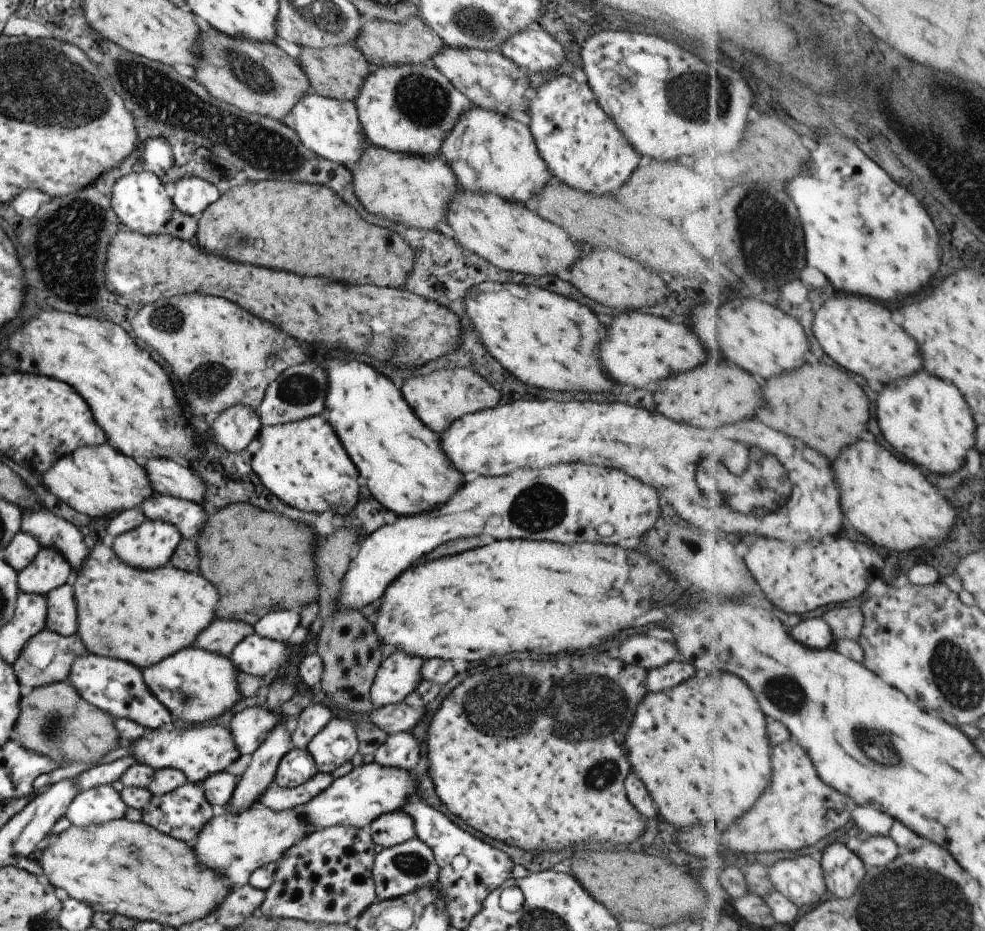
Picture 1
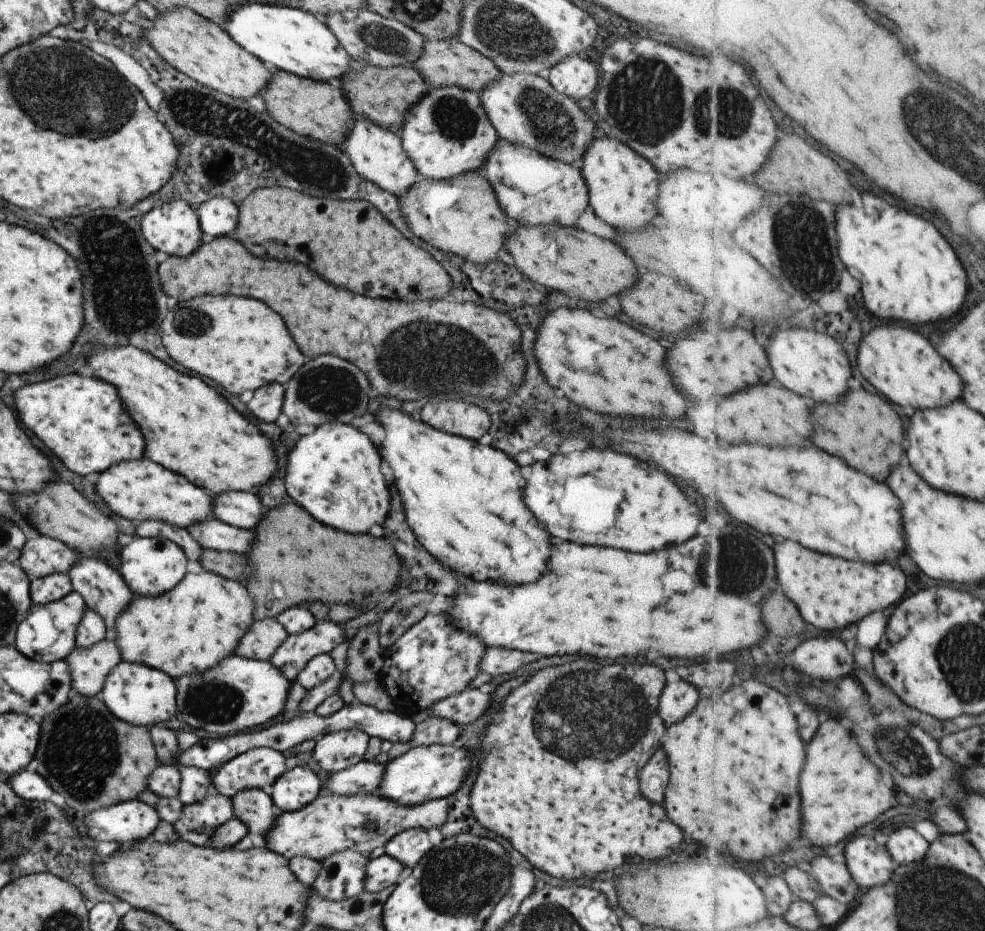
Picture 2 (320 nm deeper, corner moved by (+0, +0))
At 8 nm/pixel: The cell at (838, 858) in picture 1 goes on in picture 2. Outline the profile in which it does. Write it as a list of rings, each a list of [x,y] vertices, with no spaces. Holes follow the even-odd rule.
[[[865,835],[855,837],[846,844],[845,859],[853,878],[863,891],[887,884],[900,865],[886,844],[879,844],[875,838]]]

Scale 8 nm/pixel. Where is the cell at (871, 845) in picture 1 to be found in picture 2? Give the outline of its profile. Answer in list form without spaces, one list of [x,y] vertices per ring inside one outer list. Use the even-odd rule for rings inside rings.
[[[902,827],[889,835],[886,845],[892,857],[900,865],[908,865],[923,860],[932,844],[927,842],[915,828]]]

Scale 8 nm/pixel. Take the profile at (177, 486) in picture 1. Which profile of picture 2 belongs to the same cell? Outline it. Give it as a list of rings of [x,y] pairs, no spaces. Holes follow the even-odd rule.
[[[227,492],[213,498],[212,514],[225,524],[251,530],[263,516],[263,506],[253,492]]]

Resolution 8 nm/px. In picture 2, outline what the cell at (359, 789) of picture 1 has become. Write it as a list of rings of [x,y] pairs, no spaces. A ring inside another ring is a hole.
[[[456,741],[448,745],[411,747],[403,755],[385,764],[376,794],[405,806],[415,806],[453,794],[463,784],[471,761],[467,749]]]

